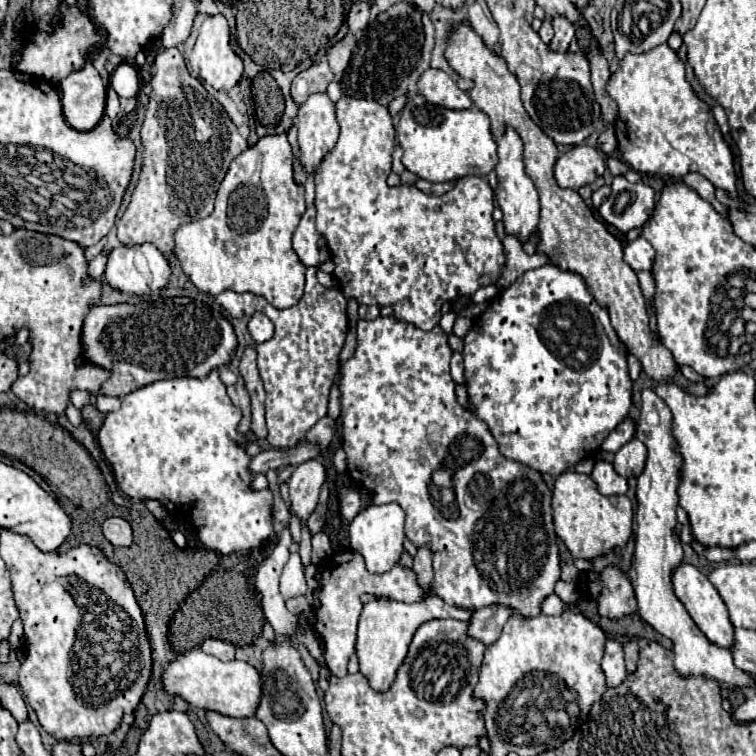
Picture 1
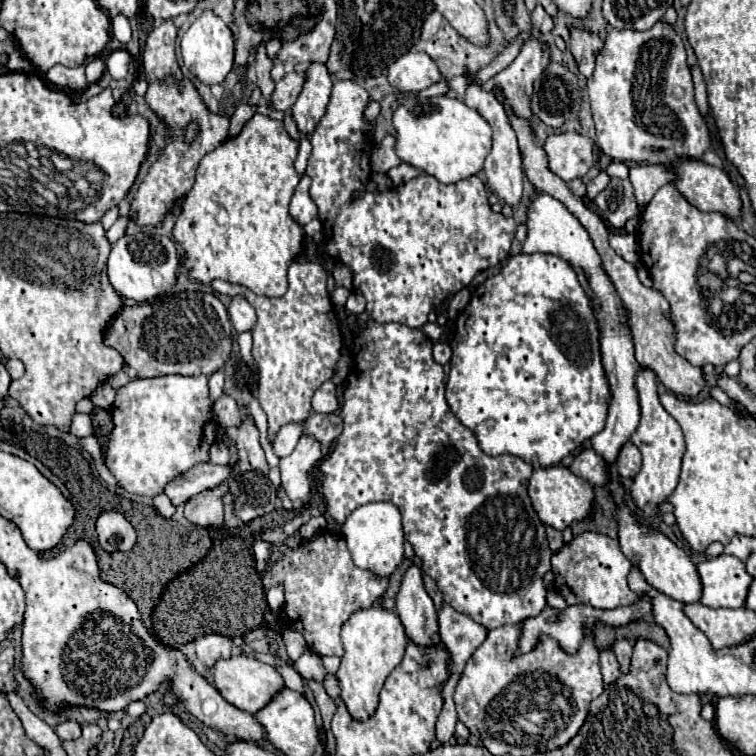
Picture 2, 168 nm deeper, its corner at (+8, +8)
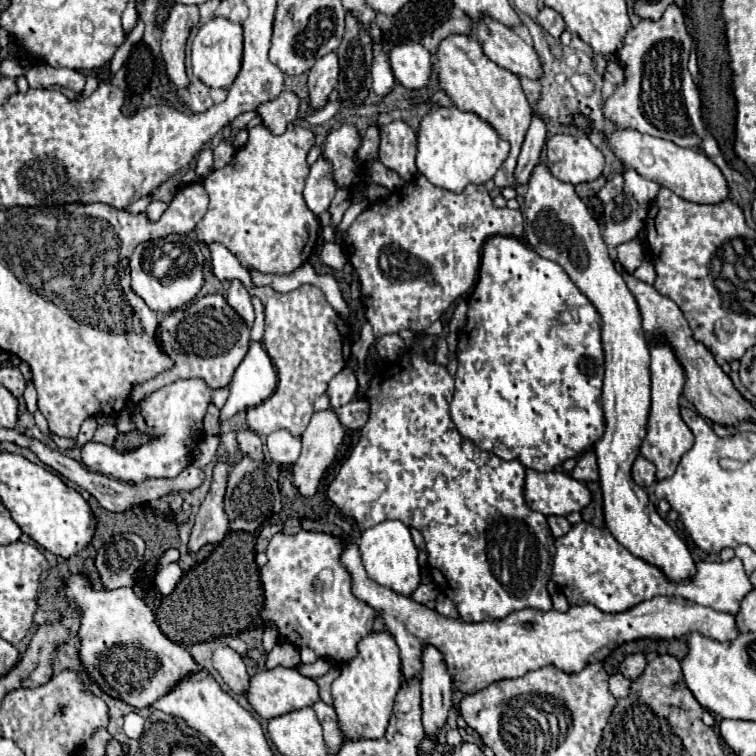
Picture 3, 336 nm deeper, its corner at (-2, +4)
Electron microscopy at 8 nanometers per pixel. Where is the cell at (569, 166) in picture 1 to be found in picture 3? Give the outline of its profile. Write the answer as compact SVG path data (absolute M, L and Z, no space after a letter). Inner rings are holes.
M584 132L556 134L546 142L546 160L550 172L570 184L590 182L602 174L604 156Z

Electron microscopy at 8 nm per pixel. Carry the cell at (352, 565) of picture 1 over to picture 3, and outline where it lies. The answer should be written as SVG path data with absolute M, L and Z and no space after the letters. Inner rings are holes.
M304 530L294 536L276 534L266 548L268 564L260 568L266 600L262 620L274 622L282 640L298 648L308 646L318 658L336 664L346 664L356 656L360 636L372 630L376 618L376 610L352 594L352 578L340 562L346 544L346 536L320 530Z

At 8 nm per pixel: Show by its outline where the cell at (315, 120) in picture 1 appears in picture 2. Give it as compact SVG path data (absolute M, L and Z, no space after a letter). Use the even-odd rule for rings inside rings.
M310 64L306 70L304 88L292 106L292 116L300 134L310 136L326 112L332 92L332 78L324 64Z

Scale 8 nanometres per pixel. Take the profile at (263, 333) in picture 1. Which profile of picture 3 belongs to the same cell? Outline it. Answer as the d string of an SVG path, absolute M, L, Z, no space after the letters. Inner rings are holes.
M230 282L230 288L228 288L228 304L244 318L244 322L248 324L248 328L252 328L254 324L254 308L252 308L252 298L248 294L248 290L238 282Z

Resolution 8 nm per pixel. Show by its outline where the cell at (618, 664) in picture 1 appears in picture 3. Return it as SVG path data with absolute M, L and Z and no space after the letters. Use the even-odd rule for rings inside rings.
M620 672L612 674L612 676L610 676L610 692L614 694L614 698L624 698L624 696L628 696L628 692L630 692L630 680L624 678Z

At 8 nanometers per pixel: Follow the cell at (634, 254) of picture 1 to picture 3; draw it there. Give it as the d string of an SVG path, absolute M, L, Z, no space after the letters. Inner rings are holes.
M636 240L624 242L624 244L616 246L616 258L626 268L626 272L634 272L644 258L644 250Z

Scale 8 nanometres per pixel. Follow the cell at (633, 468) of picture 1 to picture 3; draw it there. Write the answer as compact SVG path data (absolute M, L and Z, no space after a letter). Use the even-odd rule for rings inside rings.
M638 456L638 458L636 458L636 462L634 462L634 466L632 466L632 478L634 478L642 488L646 488L646 486L650 486L650 484L656 482L656 480L654 480L654 472L656 472L656 468L654 468L654 464L652 464L650 460L646 460L644 456Z

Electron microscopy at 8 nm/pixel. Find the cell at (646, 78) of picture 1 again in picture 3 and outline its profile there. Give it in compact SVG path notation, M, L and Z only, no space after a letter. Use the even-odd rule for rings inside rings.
M672 4L666 8L664 16L656 22L640 20L636 26L628 30L624 36L624 44L618 50L618 62L624 70L624 82L616 86L614 94L604 104L604 116L618 128L618 130L638 130L642 134L650 134L662 140L670 140L682 148L700 148L706 138L706 126L702 120L702 102L698 86L688 72L688 58L690 58L692 38L684 26L682 10Z

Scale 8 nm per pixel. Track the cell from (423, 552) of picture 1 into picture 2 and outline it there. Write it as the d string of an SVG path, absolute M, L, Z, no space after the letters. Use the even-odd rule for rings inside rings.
M410 566L404 574L400 592L396 596L396 612L402 620L408 640L418 648L440 644L438 614L432 598L424 590L422 572L416 566Z

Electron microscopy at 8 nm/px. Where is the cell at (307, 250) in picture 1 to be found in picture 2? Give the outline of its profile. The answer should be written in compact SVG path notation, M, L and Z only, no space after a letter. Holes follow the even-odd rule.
M302 176L296 190L294 190L294 196L292 196L292 202L290 202L290 214L292 218L298 222L298 224L308 224L312 218L316 218L318 214L318 208L314 204L314 200L310 198L308 194L308 188L310 188L310 176Z

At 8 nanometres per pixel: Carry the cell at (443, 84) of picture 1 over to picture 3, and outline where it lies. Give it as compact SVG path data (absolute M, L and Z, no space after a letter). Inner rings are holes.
M400 44L392 48L390 66L396 82L412 92L428 88L434 72L432 54L420 44Z

